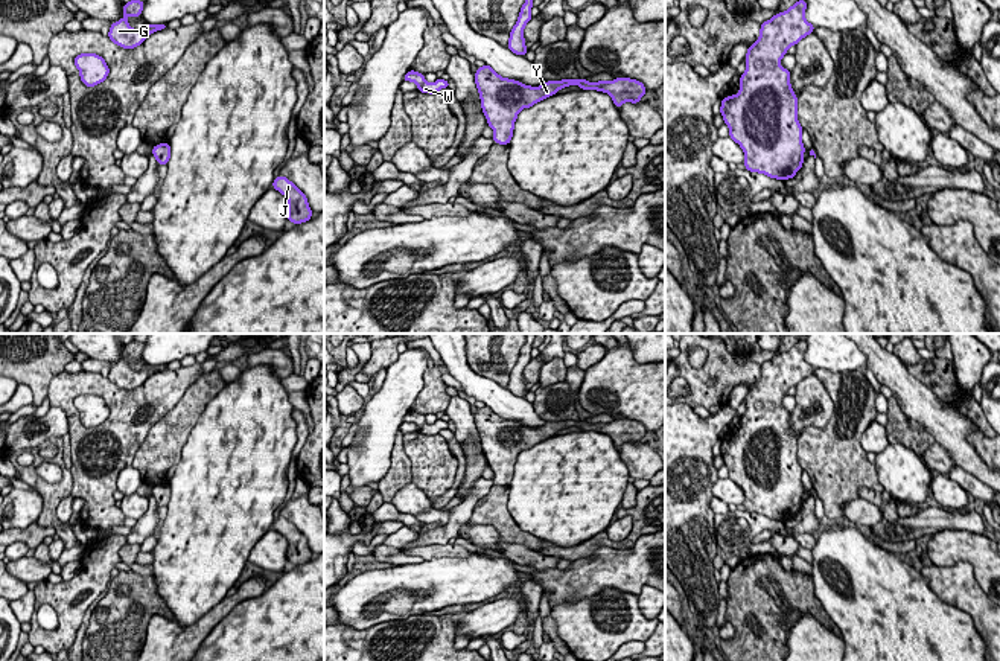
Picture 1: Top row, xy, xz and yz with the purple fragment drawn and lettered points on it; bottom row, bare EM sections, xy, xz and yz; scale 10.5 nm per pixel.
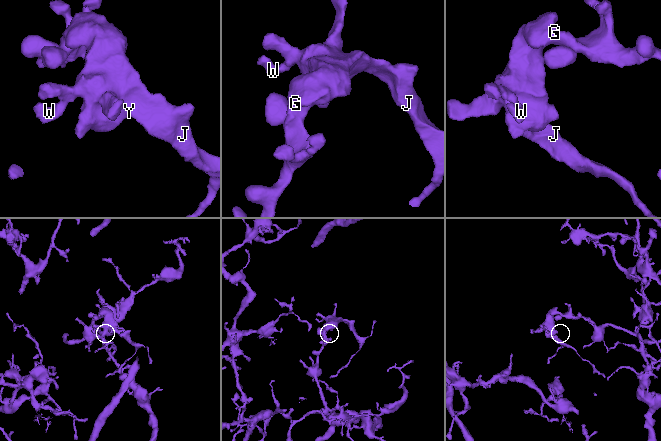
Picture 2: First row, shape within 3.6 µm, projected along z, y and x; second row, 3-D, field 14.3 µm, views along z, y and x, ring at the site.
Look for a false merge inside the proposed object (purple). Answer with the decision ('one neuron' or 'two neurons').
one neuron

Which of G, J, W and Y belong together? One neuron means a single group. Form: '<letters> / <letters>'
G J W Y

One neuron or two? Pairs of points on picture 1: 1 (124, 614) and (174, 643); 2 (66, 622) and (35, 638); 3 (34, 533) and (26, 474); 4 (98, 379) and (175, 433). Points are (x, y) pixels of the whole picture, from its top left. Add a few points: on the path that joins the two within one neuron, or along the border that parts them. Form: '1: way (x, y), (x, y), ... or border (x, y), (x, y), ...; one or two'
1: border (172, 617), (152, 616), (142, 645); two
2: way (61, 629), (52, 638), (43, 638); one
3: border (37, 521), (57, 533); two
4: border (183, 395), (149, 430), (137, 450); two

